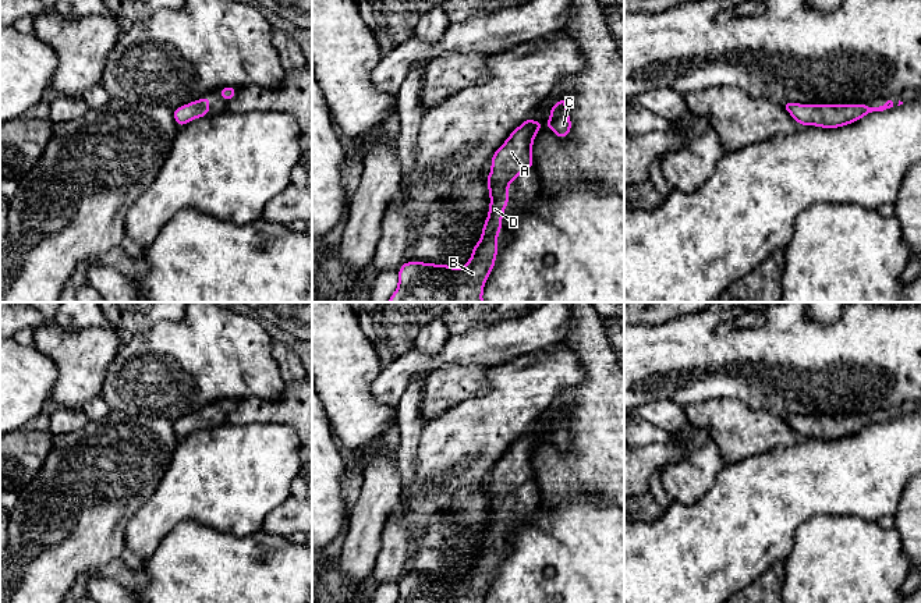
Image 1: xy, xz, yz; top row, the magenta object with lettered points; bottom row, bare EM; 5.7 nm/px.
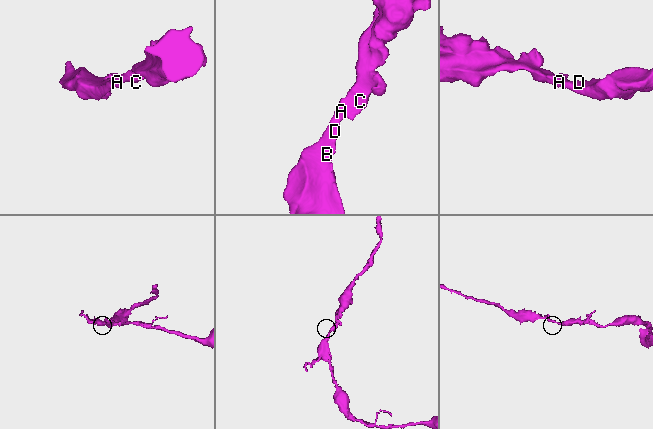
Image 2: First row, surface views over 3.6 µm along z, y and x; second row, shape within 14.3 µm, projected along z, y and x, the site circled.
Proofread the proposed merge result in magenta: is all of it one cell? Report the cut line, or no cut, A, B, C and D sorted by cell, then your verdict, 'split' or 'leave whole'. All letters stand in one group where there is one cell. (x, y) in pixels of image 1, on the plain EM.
cut none; groups A B C D; leave whole

